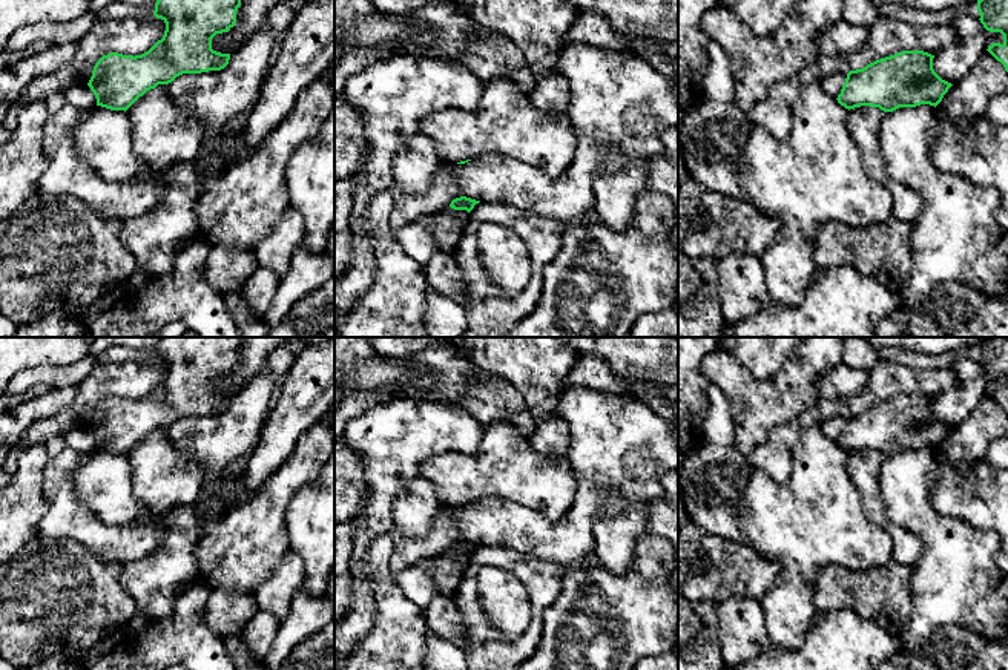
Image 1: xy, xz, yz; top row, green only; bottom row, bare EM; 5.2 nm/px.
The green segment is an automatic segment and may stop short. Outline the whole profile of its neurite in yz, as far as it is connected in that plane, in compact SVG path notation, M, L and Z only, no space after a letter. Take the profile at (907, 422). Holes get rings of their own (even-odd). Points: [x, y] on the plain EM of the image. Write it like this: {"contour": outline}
{"contour": "M902 394L850 414L836 443L848 454L861 449L884 455L921 448L936 451L953 428L934 415L933 402L924 394Z"}

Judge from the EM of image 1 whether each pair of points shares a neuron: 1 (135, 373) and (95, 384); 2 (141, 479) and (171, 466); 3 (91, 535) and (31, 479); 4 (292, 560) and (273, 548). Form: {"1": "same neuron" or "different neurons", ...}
{"1": "same neuron", "2": "same neuron", "3": "different neurons", "4": "different neurons"}

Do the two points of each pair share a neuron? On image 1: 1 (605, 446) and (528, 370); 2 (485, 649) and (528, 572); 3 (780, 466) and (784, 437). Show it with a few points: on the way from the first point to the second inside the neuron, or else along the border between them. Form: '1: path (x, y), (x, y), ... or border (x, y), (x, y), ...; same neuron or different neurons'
1: border (562, 390), (554, 416); different neurons
2: path (511, 649), (516, 649), (534, 630), (537, 598); same neuron
3: path (780, 459), (781, 445); same neuron

